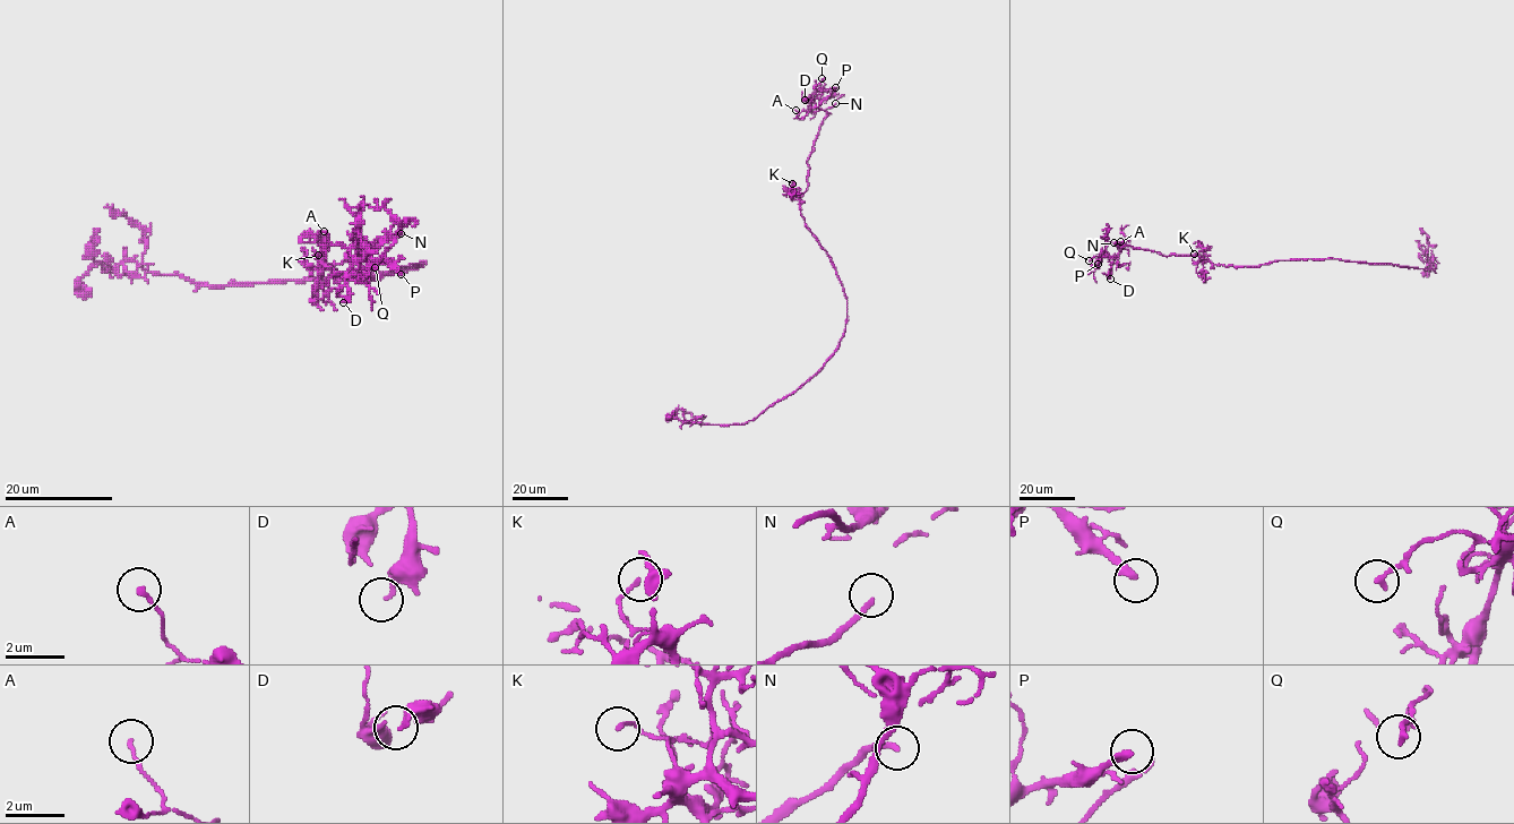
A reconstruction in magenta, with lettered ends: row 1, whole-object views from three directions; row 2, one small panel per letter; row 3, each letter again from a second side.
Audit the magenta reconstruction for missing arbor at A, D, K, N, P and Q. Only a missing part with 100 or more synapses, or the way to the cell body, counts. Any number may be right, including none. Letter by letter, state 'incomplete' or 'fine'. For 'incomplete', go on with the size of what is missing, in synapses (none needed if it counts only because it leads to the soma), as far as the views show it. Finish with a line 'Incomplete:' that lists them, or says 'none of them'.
A: fine
D: fine
K: fine
N: incomplete
P: fine
Q: fine
Incomplete: N

